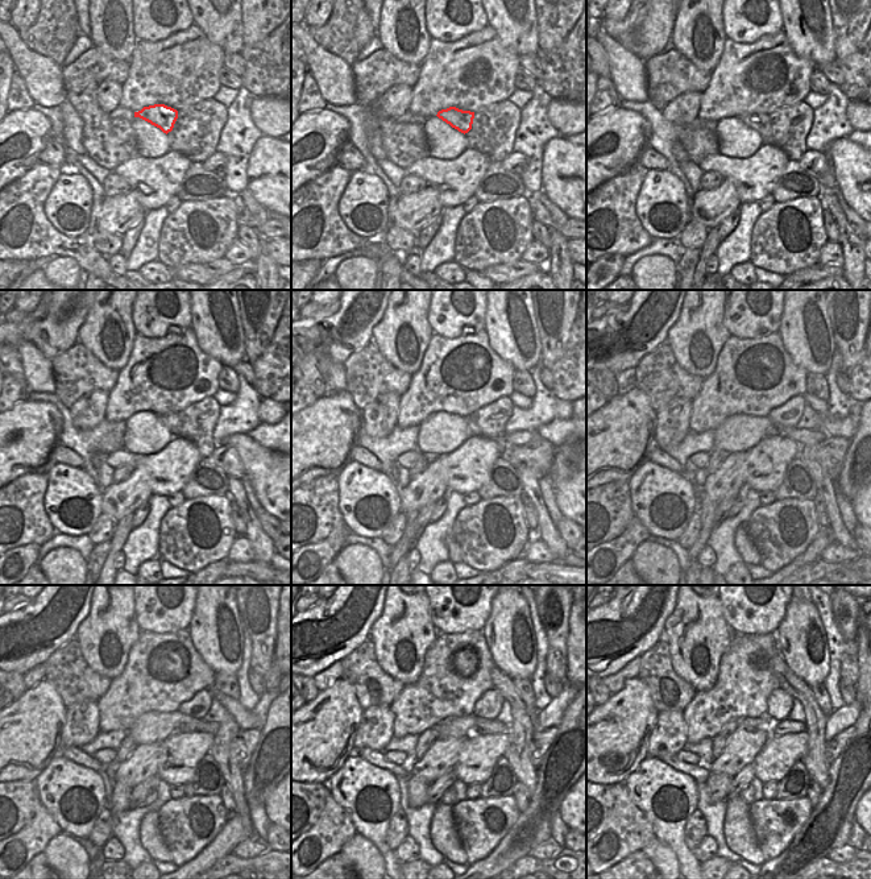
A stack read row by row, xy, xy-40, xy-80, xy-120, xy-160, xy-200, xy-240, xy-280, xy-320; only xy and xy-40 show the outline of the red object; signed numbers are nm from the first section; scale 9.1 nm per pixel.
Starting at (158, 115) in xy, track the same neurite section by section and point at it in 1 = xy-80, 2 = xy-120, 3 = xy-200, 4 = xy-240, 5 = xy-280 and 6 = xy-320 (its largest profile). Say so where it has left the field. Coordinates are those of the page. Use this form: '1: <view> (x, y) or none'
1: xy-80 (760, 123)
2: xy-120 (170, 419)
3: xy-200 (774, 431)
4: xy-240 (183, 728)
5: xy-280 (494, 726)
6: xy-320 (786, 726)

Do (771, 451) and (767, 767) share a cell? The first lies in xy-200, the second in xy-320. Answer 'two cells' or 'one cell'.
one cell

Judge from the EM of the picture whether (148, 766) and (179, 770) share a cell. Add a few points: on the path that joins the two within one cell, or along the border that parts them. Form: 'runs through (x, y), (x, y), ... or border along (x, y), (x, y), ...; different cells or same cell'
border along (161, 743), (156, 774); different cells

